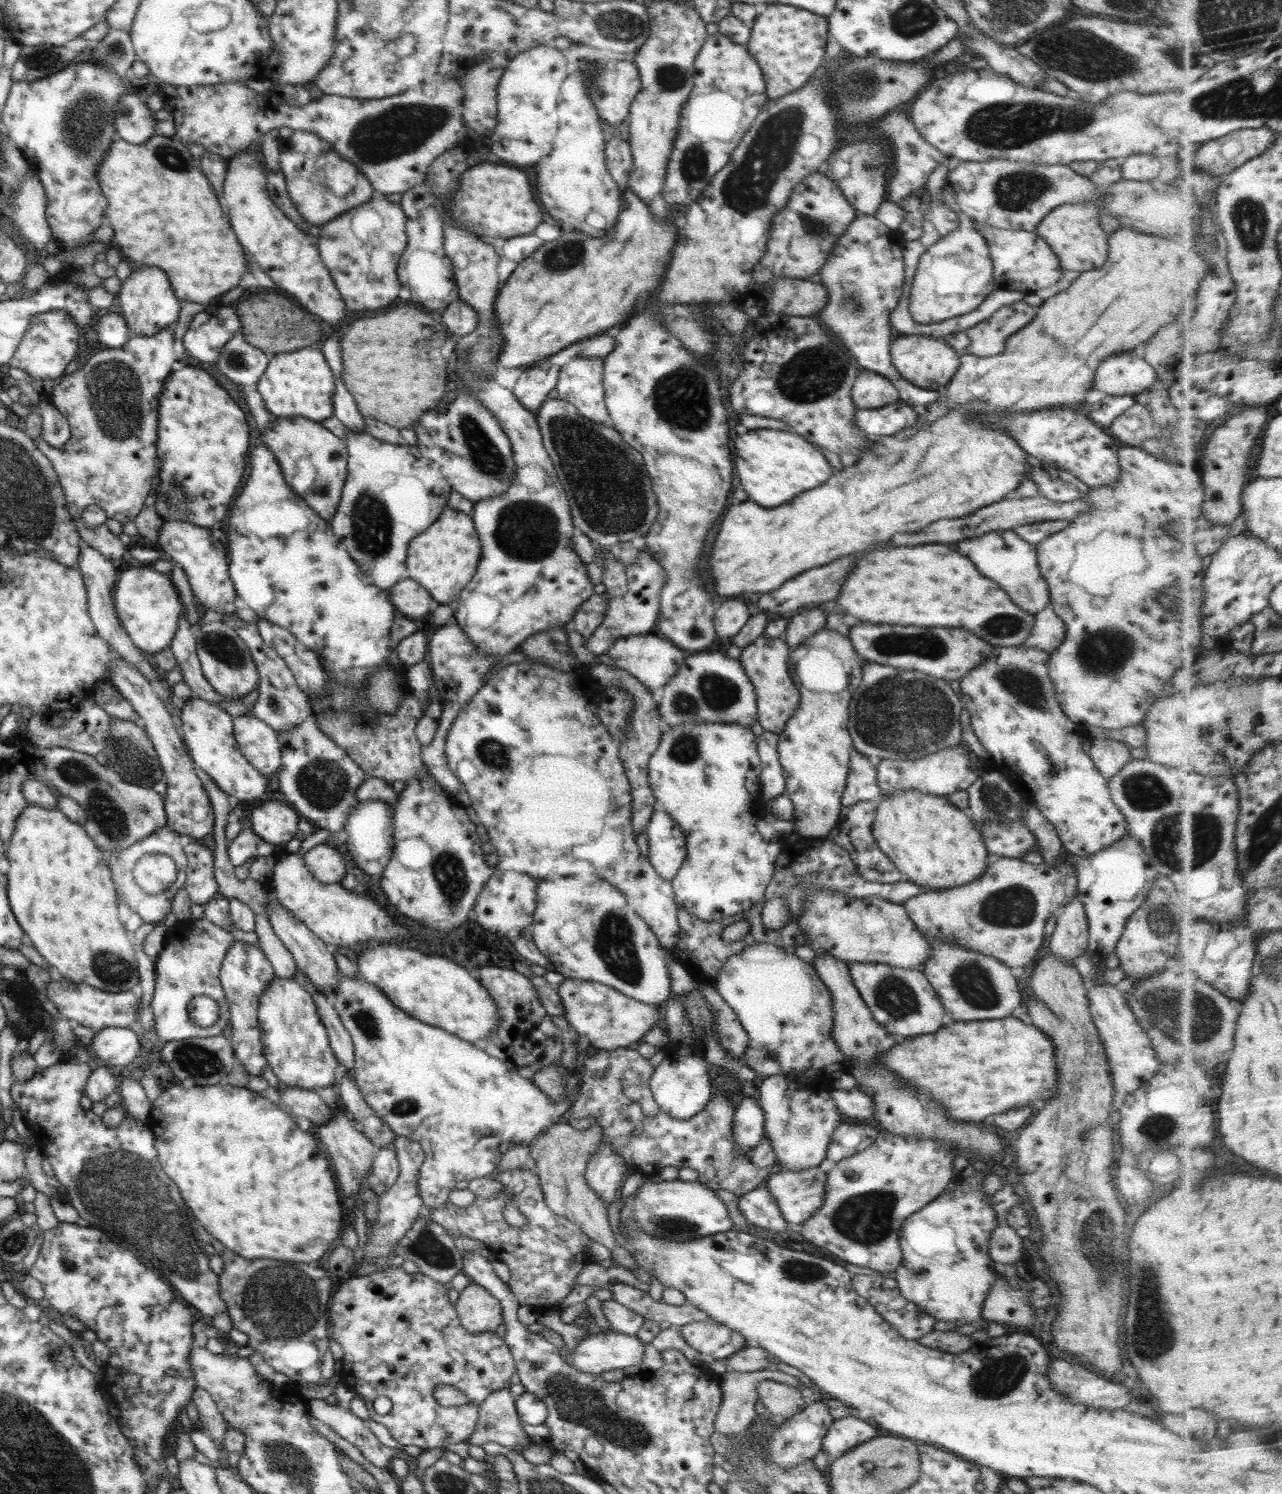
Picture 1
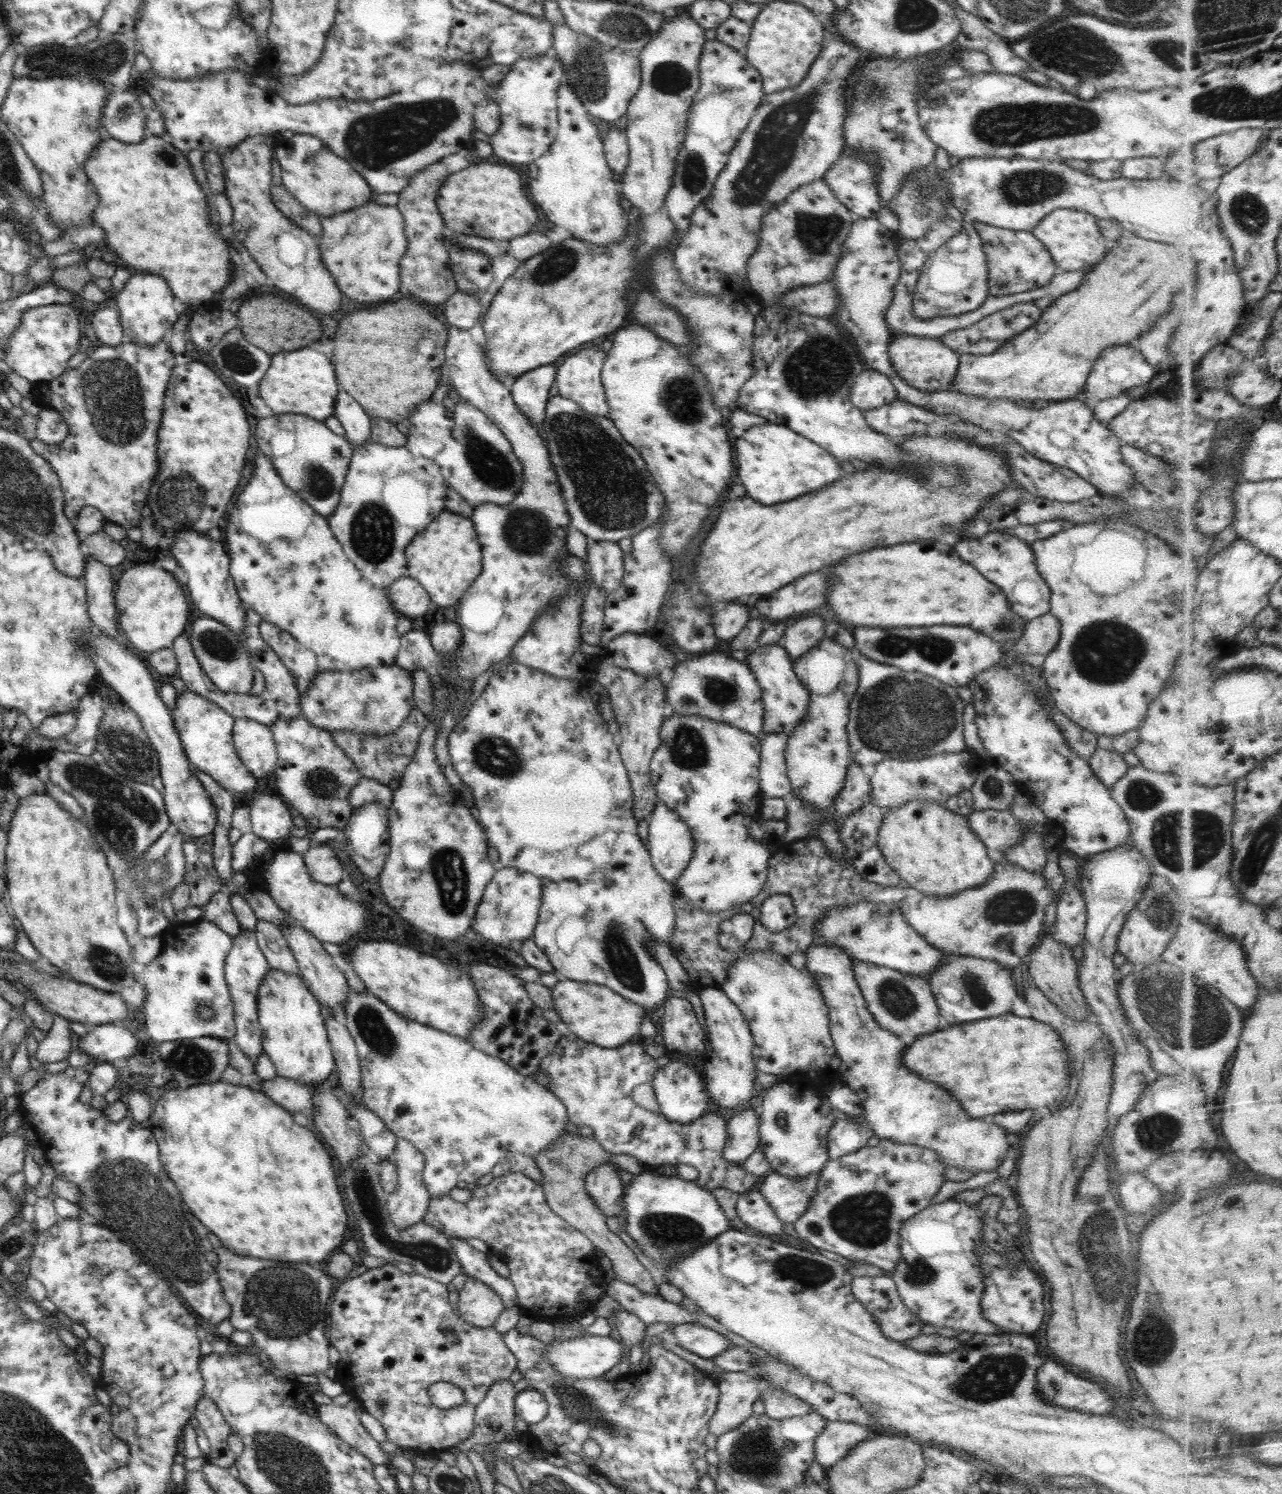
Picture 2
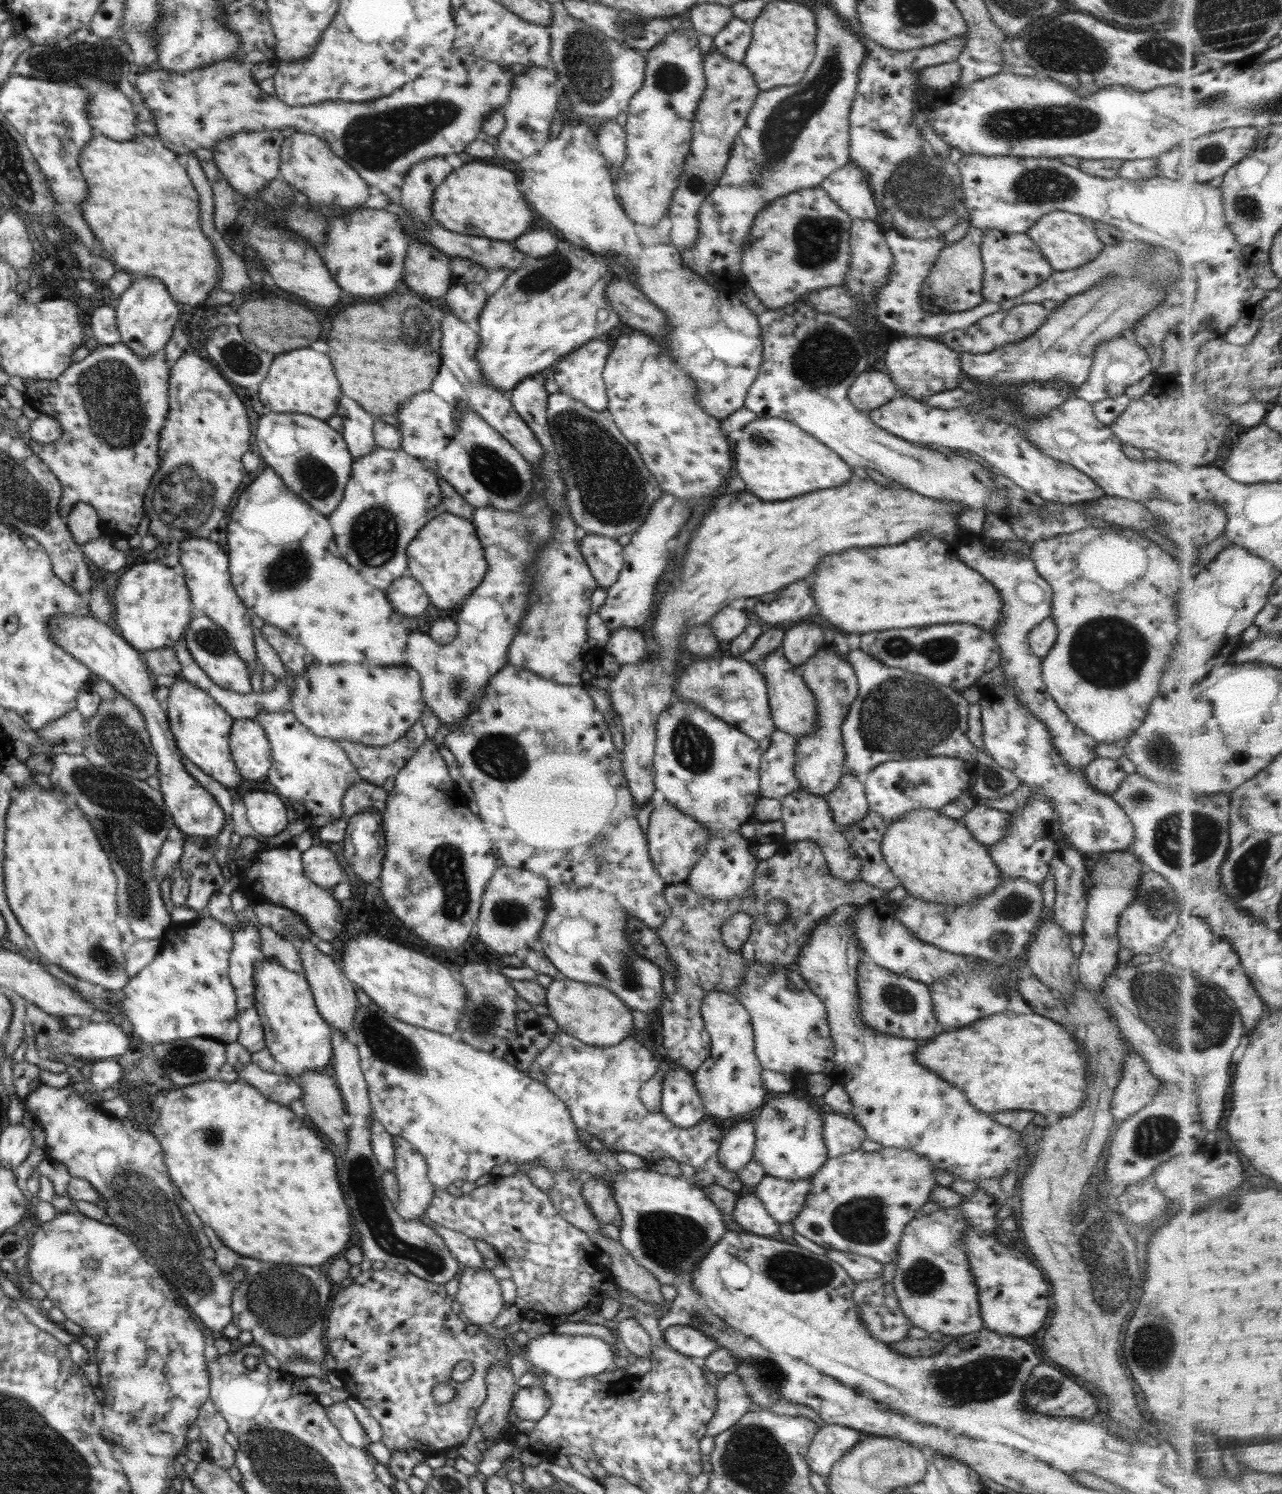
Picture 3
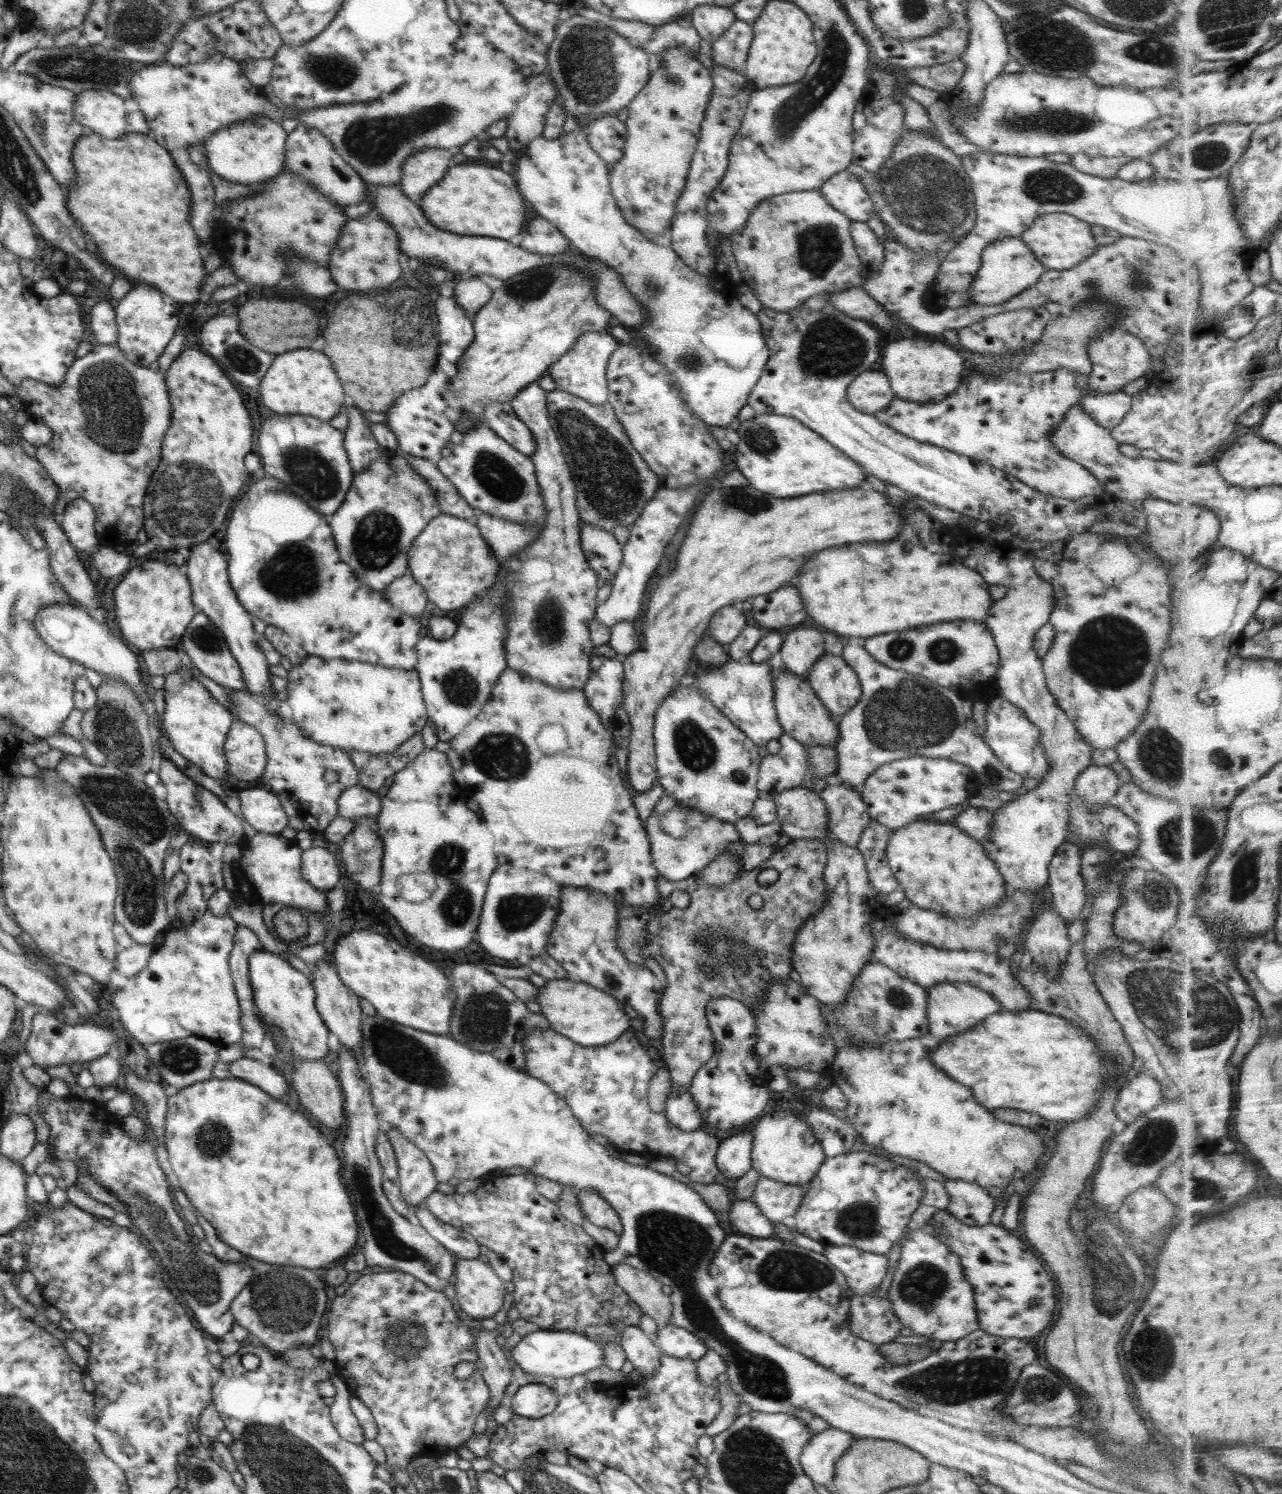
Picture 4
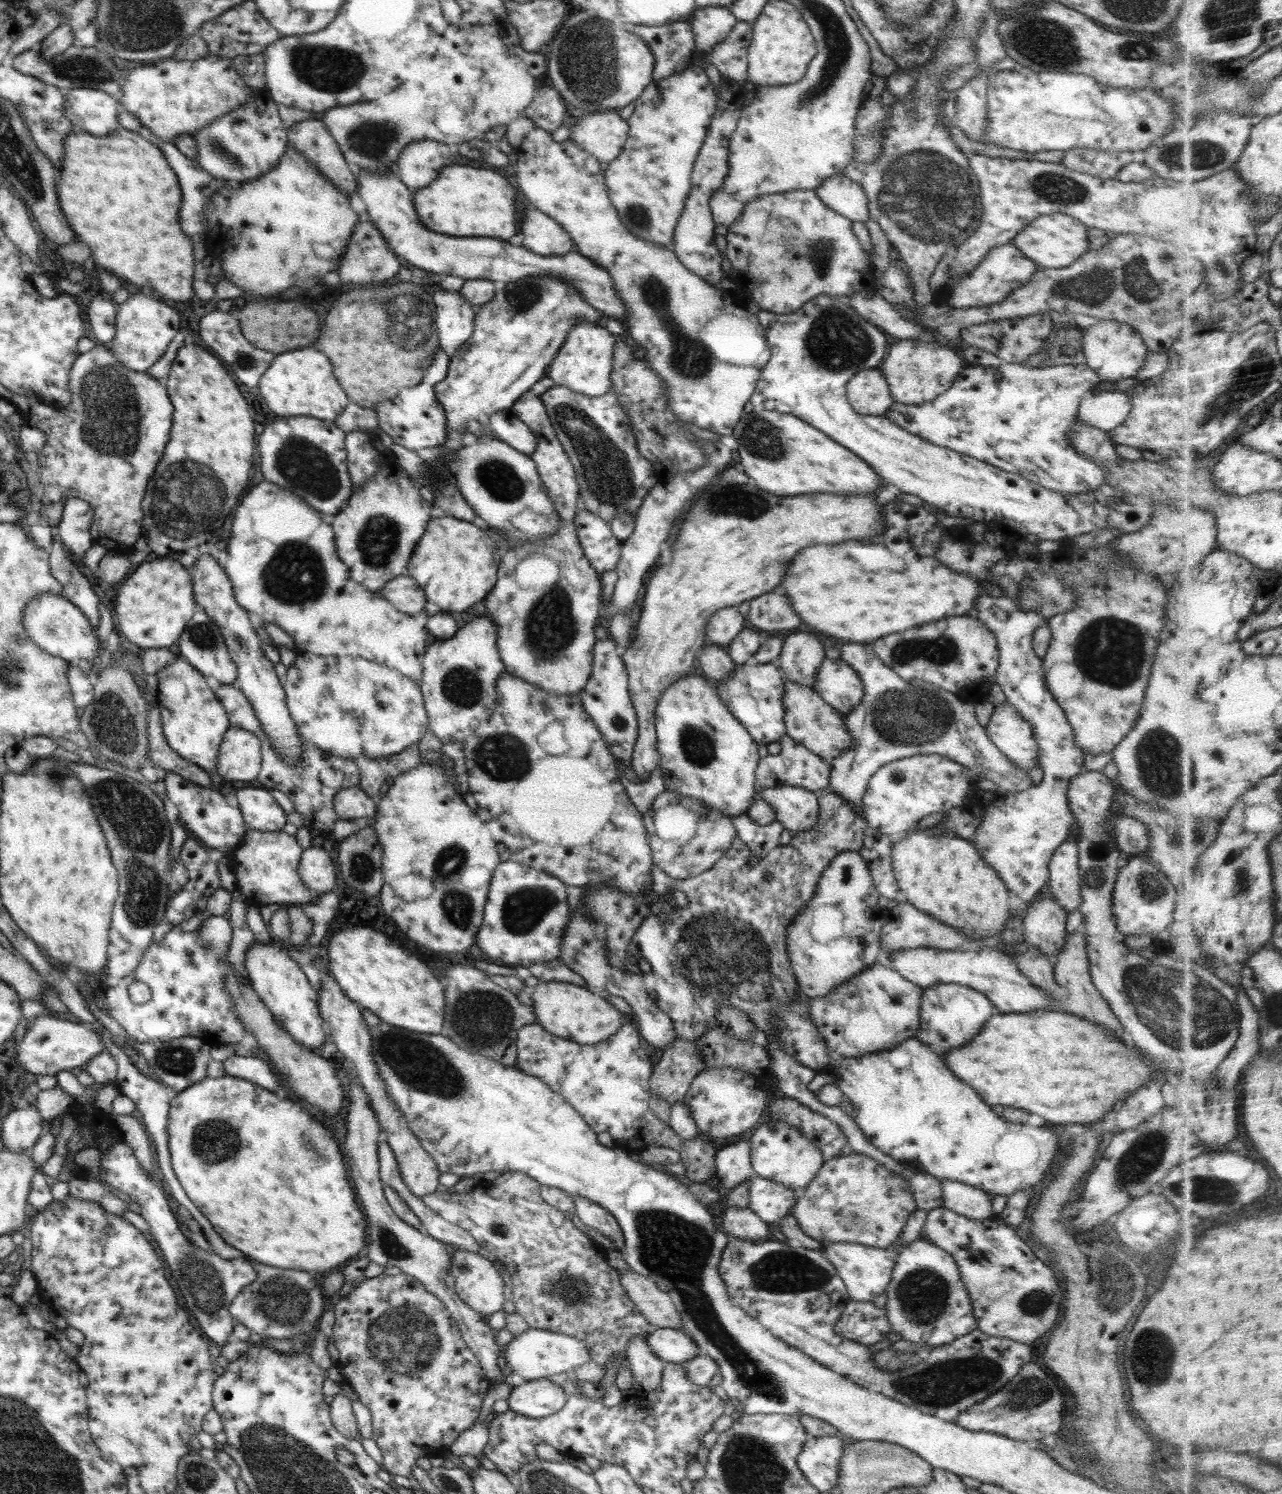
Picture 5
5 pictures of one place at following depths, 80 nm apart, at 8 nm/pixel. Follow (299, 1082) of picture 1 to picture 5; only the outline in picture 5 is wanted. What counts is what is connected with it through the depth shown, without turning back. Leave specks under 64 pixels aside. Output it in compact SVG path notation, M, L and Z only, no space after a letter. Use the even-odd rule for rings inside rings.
M256 943L248 948L245 969L250 984L260 1000L272 1013L273 1019L296 1042L304 1045L309 1051L316 1052L330 1038L330 1034L324 1027L323 1018L319 1013L319 994L310 985L296 961L281 952L278 947Z

